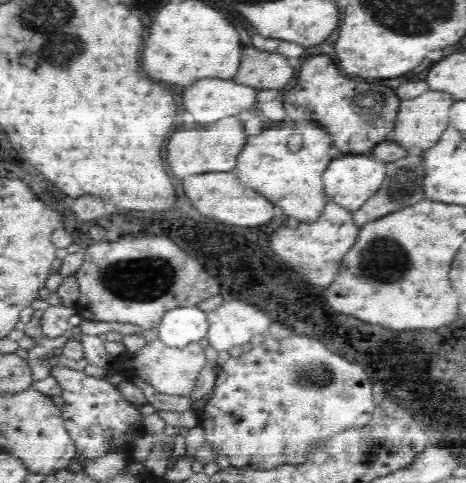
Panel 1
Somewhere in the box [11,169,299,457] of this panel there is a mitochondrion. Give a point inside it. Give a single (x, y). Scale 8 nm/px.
(140, 279)

